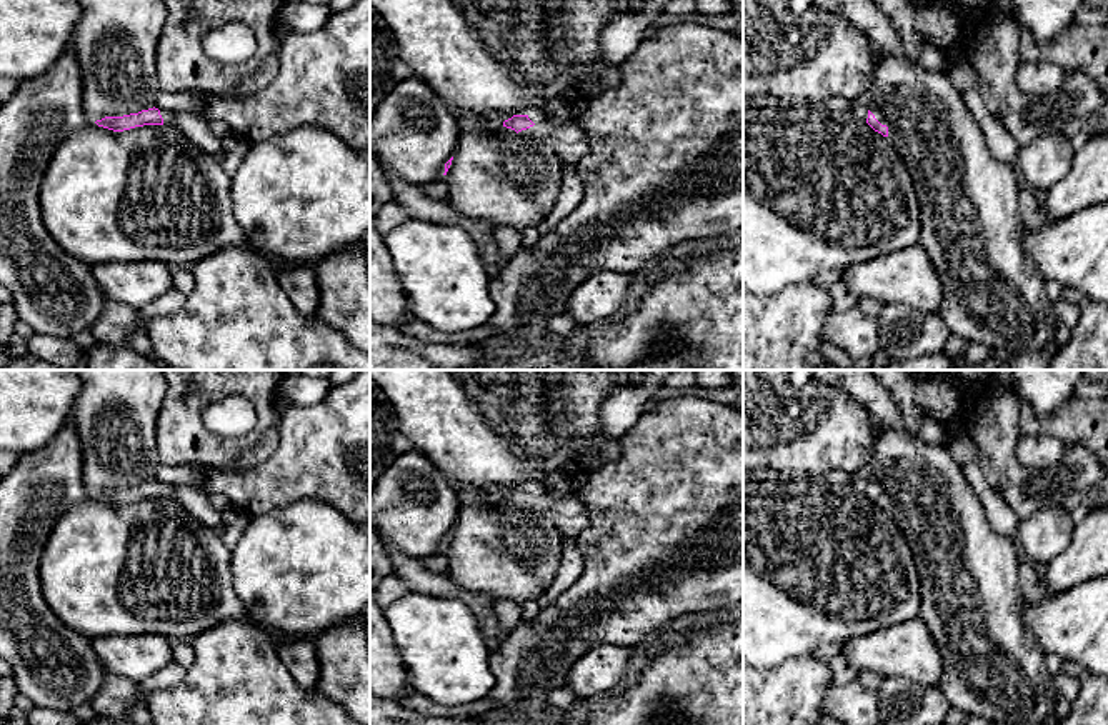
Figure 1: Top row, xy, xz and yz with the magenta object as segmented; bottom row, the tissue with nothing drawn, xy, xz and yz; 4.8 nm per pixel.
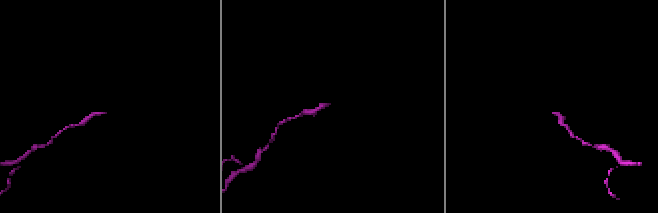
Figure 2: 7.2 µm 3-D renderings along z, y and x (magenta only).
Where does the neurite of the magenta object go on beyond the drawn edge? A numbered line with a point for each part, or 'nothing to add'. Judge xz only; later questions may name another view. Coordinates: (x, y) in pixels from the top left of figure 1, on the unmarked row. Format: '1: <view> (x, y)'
1: xz (570, 515)

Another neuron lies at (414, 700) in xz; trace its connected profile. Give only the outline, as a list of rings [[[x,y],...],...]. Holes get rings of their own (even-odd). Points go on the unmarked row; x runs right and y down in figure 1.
[[[410,692],[405,695],[400,702],[400,705],[417,710],[422,715],[427,717],[470,717],[470,718],[480,718],[490,710],[495,710],[493,702],[490,697],[480,698],[477,702],[470,702],[467,705],[455,705],[455,707],[445,707],[437,705],[427,697],[420,695],[418,692]]]

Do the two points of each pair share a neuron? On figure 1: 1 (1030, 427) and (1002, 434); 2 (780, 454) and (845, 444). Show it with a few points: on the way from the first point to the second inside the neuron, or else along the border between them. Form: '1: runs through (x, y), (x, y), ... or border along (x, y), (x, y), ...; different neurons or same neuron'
1: border along (1018, 402), (1020, 434); different neurons
2: runs through (797, 444), (828, 444); same neuron

